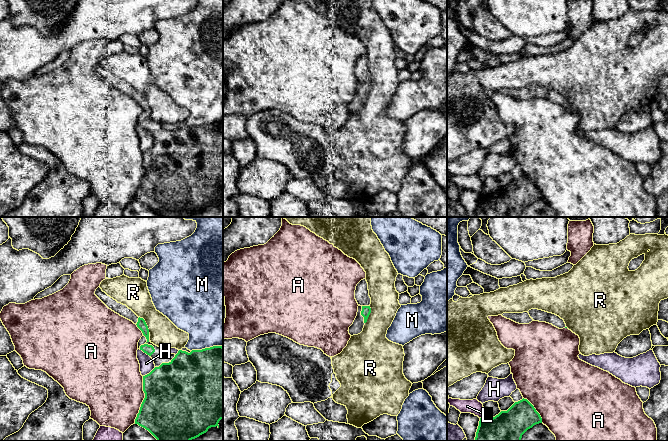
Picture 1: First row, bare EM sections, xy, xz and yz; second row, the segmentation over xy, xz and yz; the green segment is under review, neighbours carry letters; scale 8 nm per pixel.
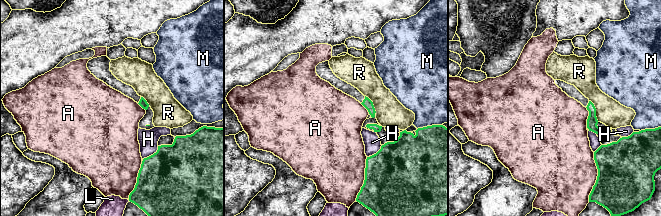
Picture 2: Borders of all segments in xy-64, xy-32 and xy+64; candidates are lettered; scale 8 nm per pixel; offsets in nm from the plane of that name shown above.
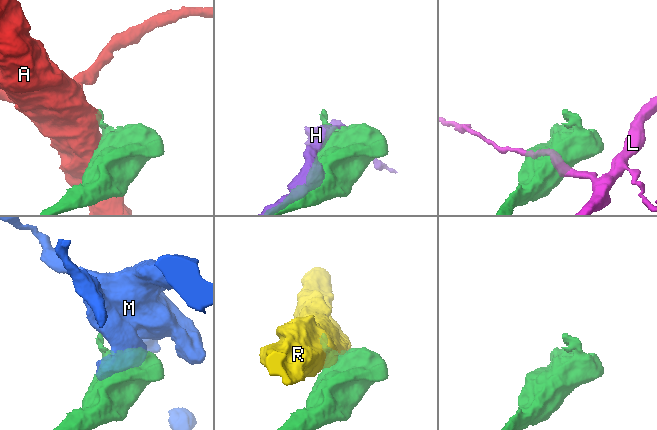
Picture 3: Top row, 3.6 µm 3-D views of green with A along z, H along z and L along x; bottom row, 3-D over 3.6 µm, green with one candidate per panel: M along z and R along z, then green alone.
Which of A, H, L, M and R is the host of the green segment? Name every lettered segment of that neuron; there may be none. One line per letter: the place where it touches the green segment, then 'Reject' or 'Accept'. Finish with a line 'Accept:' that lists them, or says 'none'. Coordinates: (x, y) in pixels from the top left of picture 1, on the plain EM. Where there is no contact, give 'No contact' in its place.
A: Touches green at xy (144, 175). Reject
H: Touches green at xy (150, 148). Reject
L: Touches green at yz (482, 193). Reject
M: Touches green at xy (206, 124). Reject
R: Touches green at xy (146, 100). Reject
Accept: none

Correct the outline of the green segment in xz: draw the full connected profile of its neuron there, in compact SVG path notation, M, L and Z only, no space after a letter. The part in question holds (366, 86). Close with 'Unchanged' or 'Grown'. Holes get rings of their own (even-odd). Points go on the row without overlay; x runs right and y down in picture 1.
M358 82L357 92L348 106L351 112L358 111L363 107L364 101L367 98L370 89L370 82Z. Grown

